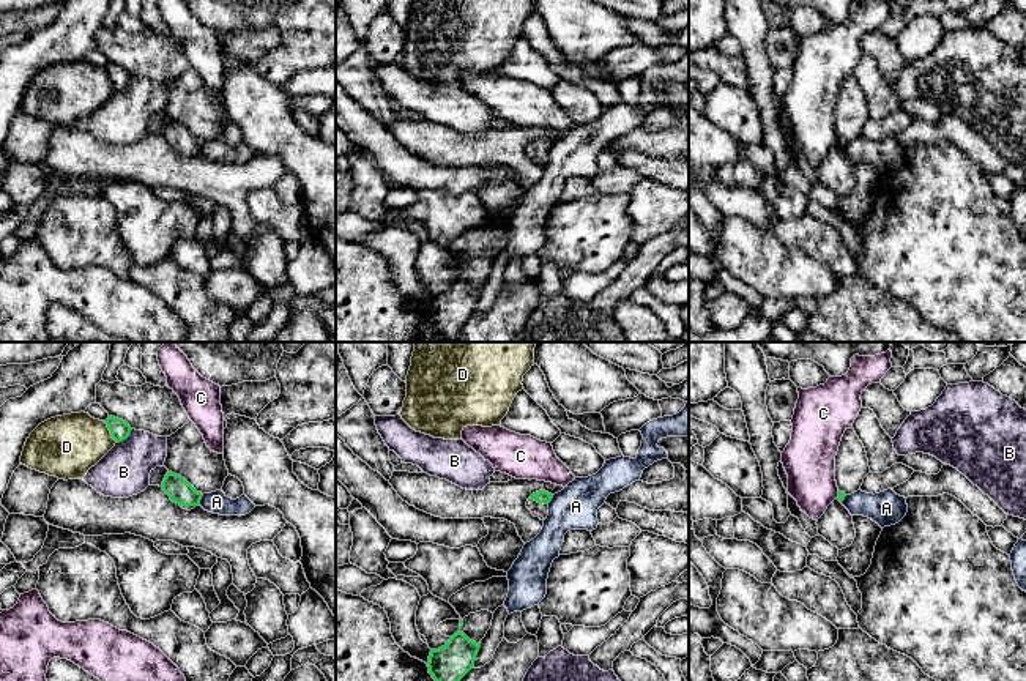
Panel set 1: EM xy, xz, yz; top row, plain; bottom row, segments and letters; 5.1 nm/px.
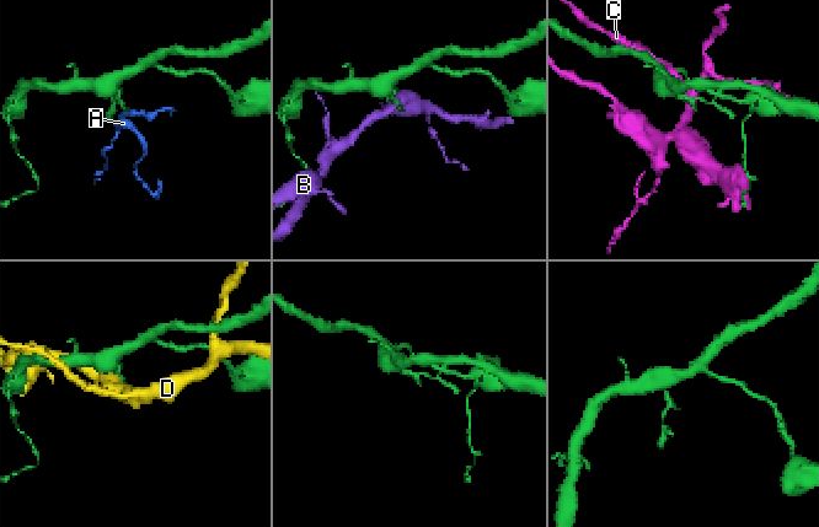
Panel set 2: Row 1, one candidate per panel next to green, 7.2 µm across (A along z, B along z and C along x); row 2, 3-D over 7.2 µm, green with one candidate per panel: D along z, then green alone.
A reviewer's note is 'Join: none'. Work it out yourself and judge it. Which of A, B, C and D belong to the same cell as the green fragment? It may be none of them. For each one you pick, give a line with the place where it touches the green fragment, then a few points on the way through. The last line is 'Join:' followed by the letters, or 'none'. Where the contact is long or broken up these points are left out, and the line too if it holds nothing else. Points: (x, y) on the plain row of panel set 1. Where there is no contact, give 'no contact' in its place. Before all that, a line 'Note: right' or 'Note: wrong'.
Note: right
Join: none

